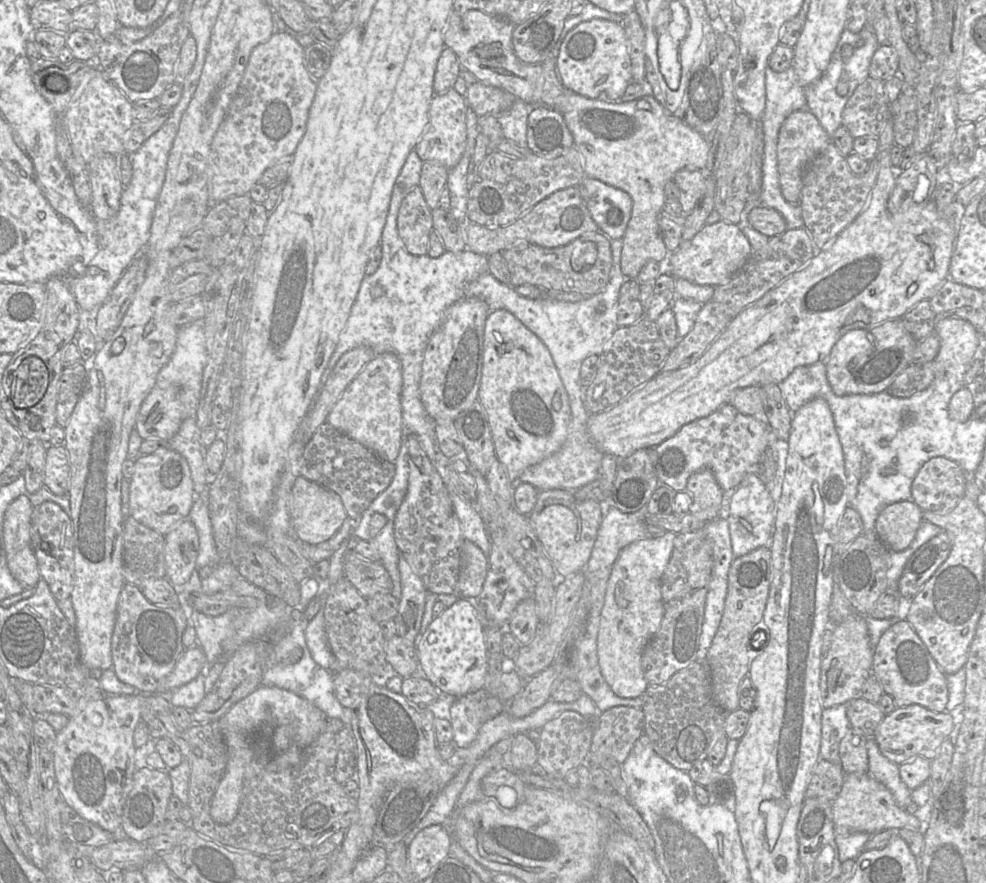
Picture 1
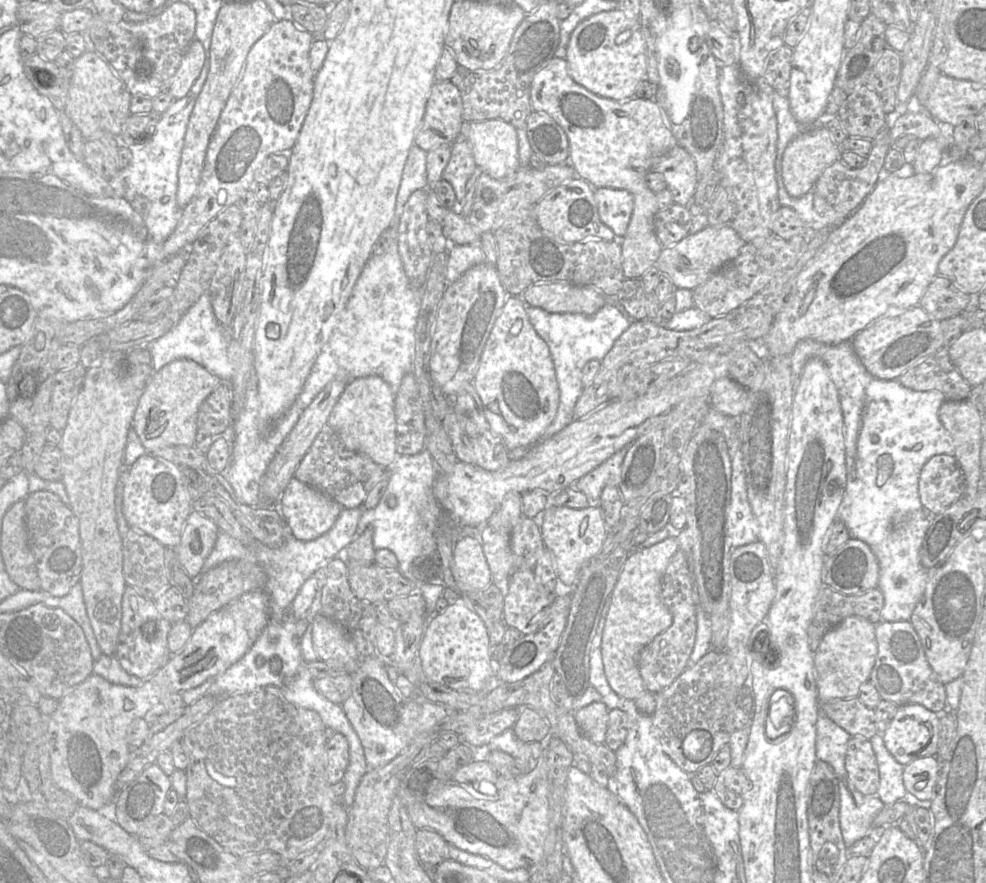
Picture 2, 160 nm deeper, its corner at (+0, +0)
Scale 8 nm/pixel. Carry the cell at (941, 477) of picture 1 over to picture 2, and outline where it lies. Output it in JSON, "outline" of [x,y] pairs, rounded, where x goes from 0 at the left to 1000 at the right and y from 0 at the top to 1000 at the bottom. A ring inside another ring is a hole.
{"outline":[[[952,514],[936,528],[932,540],[932,563],[937,576],[952,582],[979,557],[979,540],[970,519]]]}

